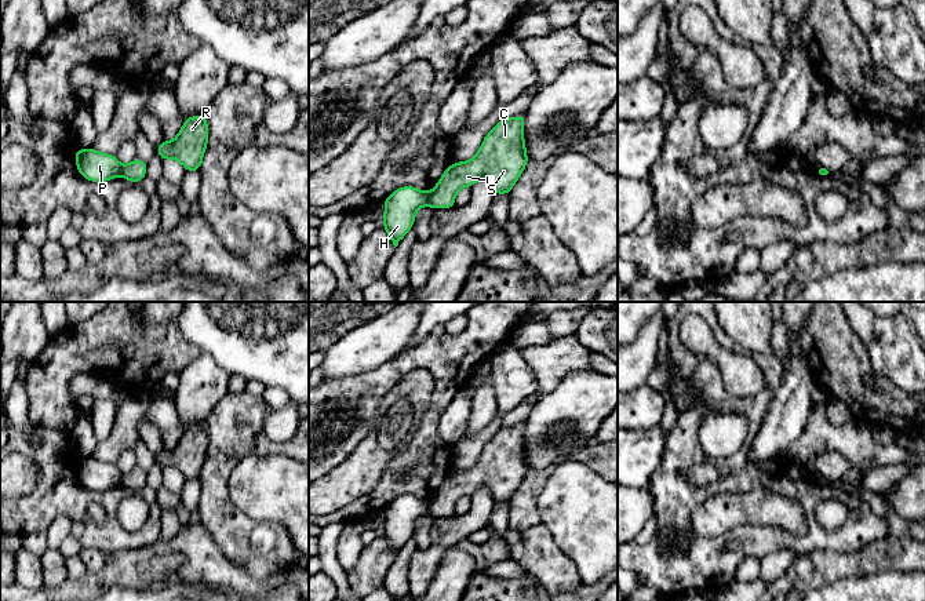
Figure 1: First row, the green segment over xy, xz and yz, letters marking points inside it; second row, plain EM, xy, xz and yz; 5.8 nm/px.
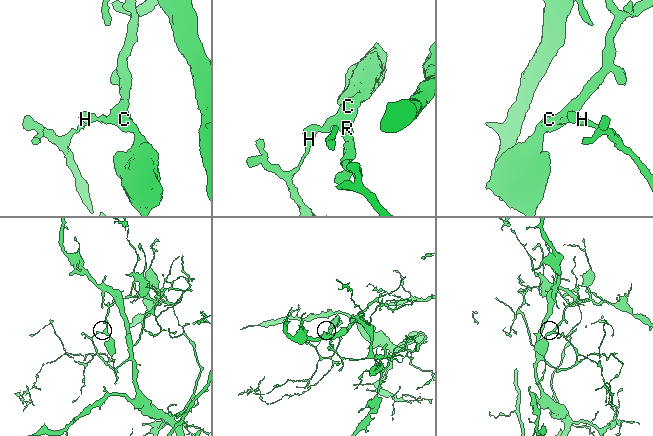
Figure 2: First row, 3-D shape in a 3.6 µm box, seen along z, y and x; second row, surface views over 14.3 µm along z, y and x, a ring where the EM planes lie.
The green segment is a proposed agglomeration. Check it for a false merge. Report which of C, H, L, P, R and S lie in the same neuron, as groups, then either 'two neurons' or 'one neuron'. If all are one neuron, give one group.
C L R S / H P; two neurons

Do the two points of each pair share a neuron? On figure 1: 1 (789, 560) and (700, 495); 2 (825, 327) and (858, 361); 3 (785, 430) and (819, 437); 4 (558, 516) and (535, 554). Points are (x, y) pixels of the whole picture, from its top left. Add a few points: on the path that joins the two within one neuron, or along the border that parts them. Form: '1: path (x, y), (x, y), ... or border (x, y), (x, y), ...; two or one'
1: border (800, 553), (779, 550), (769, 552), (760, 558); two
2: path (831, 335), (849, 353); one
3: border (812, 405), (802, 432), (786, 452); two
4: border (536, 499), (541, 521), (568, 556); two

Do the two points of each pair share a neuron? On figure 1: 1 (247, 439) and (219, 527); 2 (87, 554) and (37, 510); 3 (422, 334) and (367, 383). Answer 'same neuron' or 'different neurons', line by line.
1: same neuron
2: different neurons
3: different neurons

